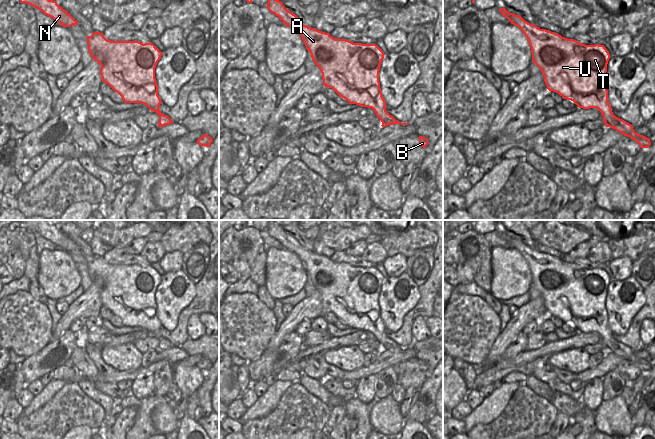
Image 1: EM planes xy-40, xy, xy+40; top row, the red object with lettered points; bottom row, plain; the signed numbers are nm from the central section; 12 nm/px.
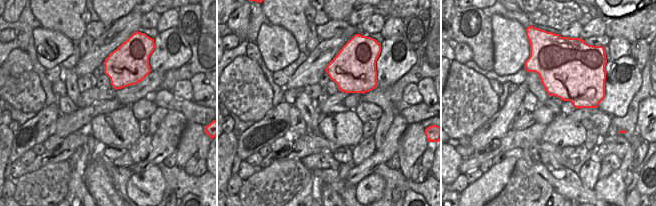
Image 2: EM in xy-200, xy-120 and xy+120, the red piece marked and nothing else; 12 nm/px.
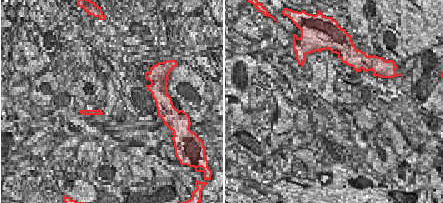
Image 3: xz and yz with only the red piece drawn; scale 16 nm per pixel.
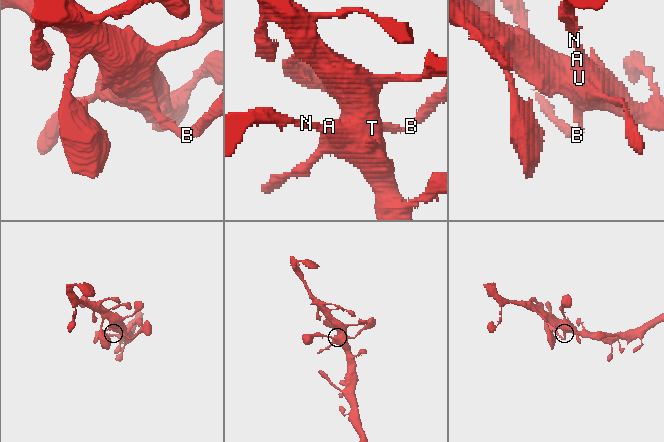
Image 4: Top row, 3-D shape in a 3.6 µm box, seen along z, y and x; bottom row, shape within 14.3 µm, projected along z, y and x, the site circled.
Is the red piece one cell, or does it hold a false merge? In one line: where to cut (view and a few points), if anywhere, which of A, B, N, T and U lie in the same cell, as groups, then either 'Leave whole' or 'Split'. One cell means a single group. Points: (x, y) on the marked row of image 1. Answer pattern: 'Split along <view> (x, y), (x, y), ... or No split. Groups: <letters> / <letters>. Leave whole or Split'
No split. Groups: A B N T U. Leave whole

